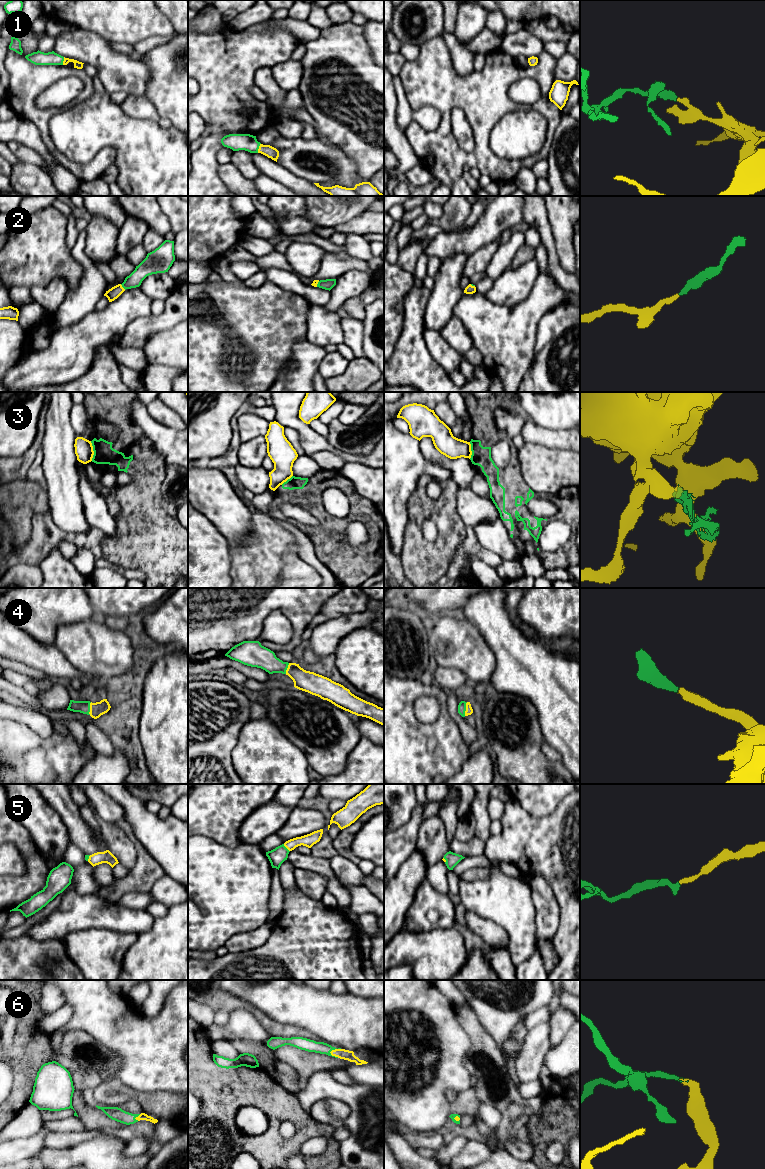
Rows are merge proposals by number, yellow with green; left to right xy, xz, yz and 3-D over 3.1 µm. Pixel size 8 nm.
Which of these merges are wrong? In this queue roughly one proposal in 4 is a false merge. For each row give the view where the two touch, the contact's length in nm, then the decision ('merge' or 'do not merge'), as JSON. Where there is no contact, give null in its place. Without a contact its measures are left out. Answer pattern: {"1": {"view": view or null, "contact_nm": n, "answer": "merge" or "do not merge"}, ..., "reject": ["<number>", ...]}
{"1": {"view": "xz", "contact_nm": 80, "answer": "merge"}, "2": {"view": "xy", "contact_nm": 60, "answer": "merge"}, "3": {"view": "xy", "contact_nm": 160, "answer": "do not merge"}, "4": {"view": "yz", "contact_nm": 110, "answer": "merge"}, "5": {"view": "xz", "contact_nm": 80, "answer": "merge"}, "6": {"view": "xz", "contact_nm": 90, "answer": "merge"}, "reject": ["3"]}

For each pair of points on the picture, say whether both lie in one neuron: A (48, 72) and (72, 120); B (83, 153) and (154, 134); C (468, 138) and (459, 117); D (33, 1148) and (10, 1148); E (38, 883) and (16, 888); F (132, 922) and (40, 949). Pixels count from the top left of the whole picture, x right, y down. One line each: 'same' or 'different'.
A: different
B: same
C: same
D: same
E: same
F: different

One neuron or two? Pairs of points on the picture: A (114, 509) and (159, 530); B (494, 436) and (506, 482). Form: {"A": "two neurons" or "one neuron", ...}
{"A": "two neurons", "B": "one neuron"}

